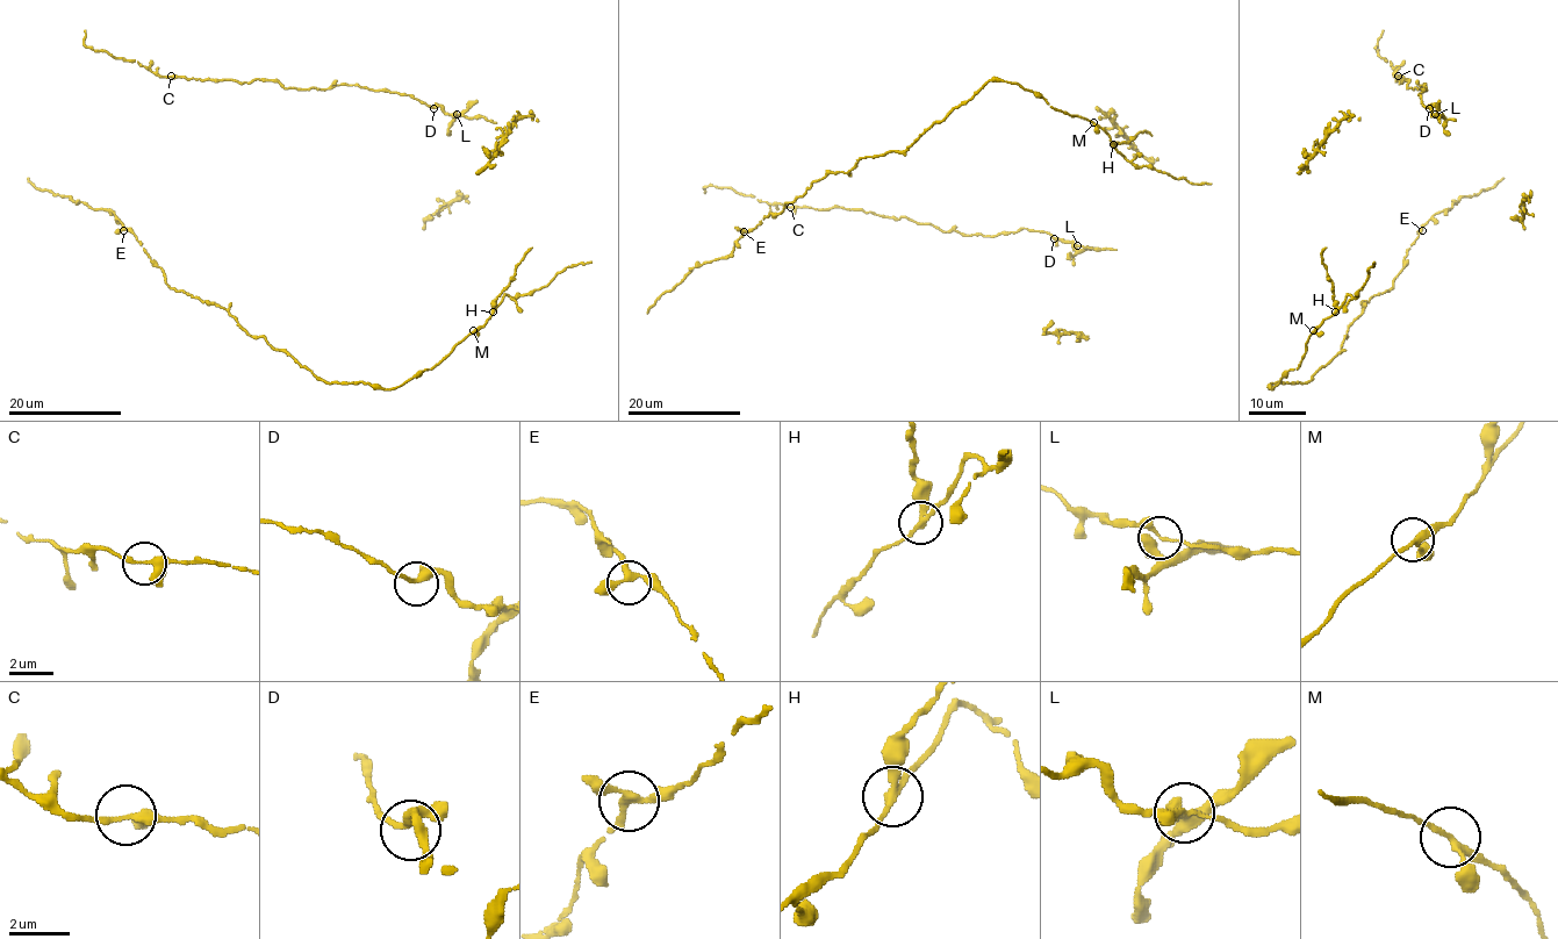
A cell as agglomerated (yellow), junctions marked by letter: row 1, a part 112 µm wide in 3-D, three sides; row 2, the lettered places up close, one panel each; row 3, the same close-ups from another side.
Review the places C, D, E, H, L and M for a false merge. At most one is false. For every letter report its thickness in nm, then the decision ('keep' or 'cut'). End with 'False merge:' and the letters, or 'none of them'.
C: 280 nm | keep
D: 260 nm | keep
E: 240 nm | keep
H: 240 nm | cut
L: 180 nm | keep
M: 200 nm | keep
False merge: H

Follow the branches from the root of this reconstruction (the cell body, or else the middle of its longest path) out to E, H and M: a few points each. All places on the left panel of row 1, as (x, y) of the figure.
E: (524, 257), (482, 327), (431, 368), (382, 388), (317, 379), (225, 309), (171, 288), (123, 230)
H: (524, 257), (512, 280), (495, 300), (493, 313)
M: (524, 257), (512, 280), (495, 300), (490, 317), (473, 330)

